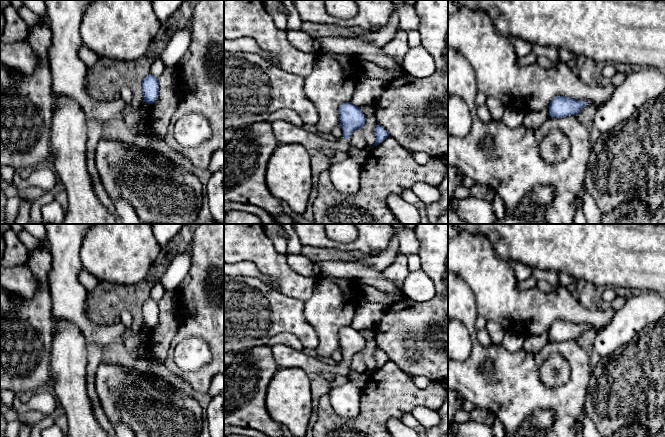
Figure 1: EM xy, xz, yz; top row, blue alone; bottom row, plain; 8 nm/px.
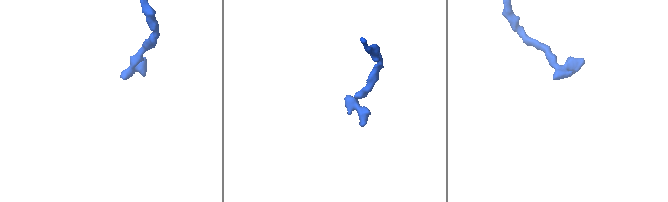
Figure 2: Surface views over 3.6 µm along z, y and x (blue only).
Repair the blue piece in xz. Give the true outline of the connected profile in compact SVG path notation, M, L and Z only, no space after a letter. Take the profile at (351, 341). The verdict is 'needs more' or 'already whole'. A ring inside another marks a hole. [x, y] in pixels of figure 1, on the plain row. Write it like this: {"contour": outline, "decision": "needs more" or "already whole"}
{"contour": "M346 326L339 331L339 343L343 354L343 362L340 364L322 362L316 357L296 351L283 344L276 344L271 349L279 368L300 368L306 374L329 372L336 376L348 376L350 371L348 364L351 358L365 349L366 341L360 331Z", "decision": "needs more"}

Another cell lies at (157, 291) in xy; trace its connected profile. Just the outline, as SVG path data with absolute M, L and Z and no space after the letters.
M156 281L150 292L150 298L156 302L159 302L165 293L163 286Z

